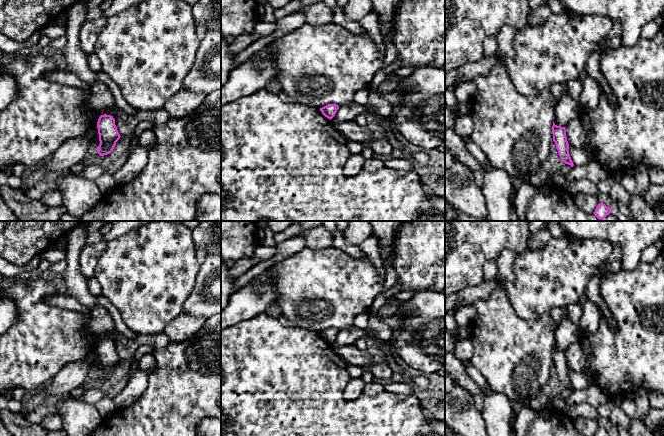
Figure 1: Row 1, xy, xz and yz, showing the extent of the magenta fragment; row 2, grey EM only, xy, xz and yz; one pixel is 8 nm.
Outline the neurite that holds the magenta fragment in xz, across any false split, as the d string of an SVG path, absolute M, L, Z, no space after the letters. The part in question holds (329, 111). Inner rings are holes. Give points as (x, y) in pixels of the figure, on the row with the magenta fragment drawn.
M328 104L320 108L320 111L325 117L331 120L335 116L338 109L339 109L339 106L336 104Z

